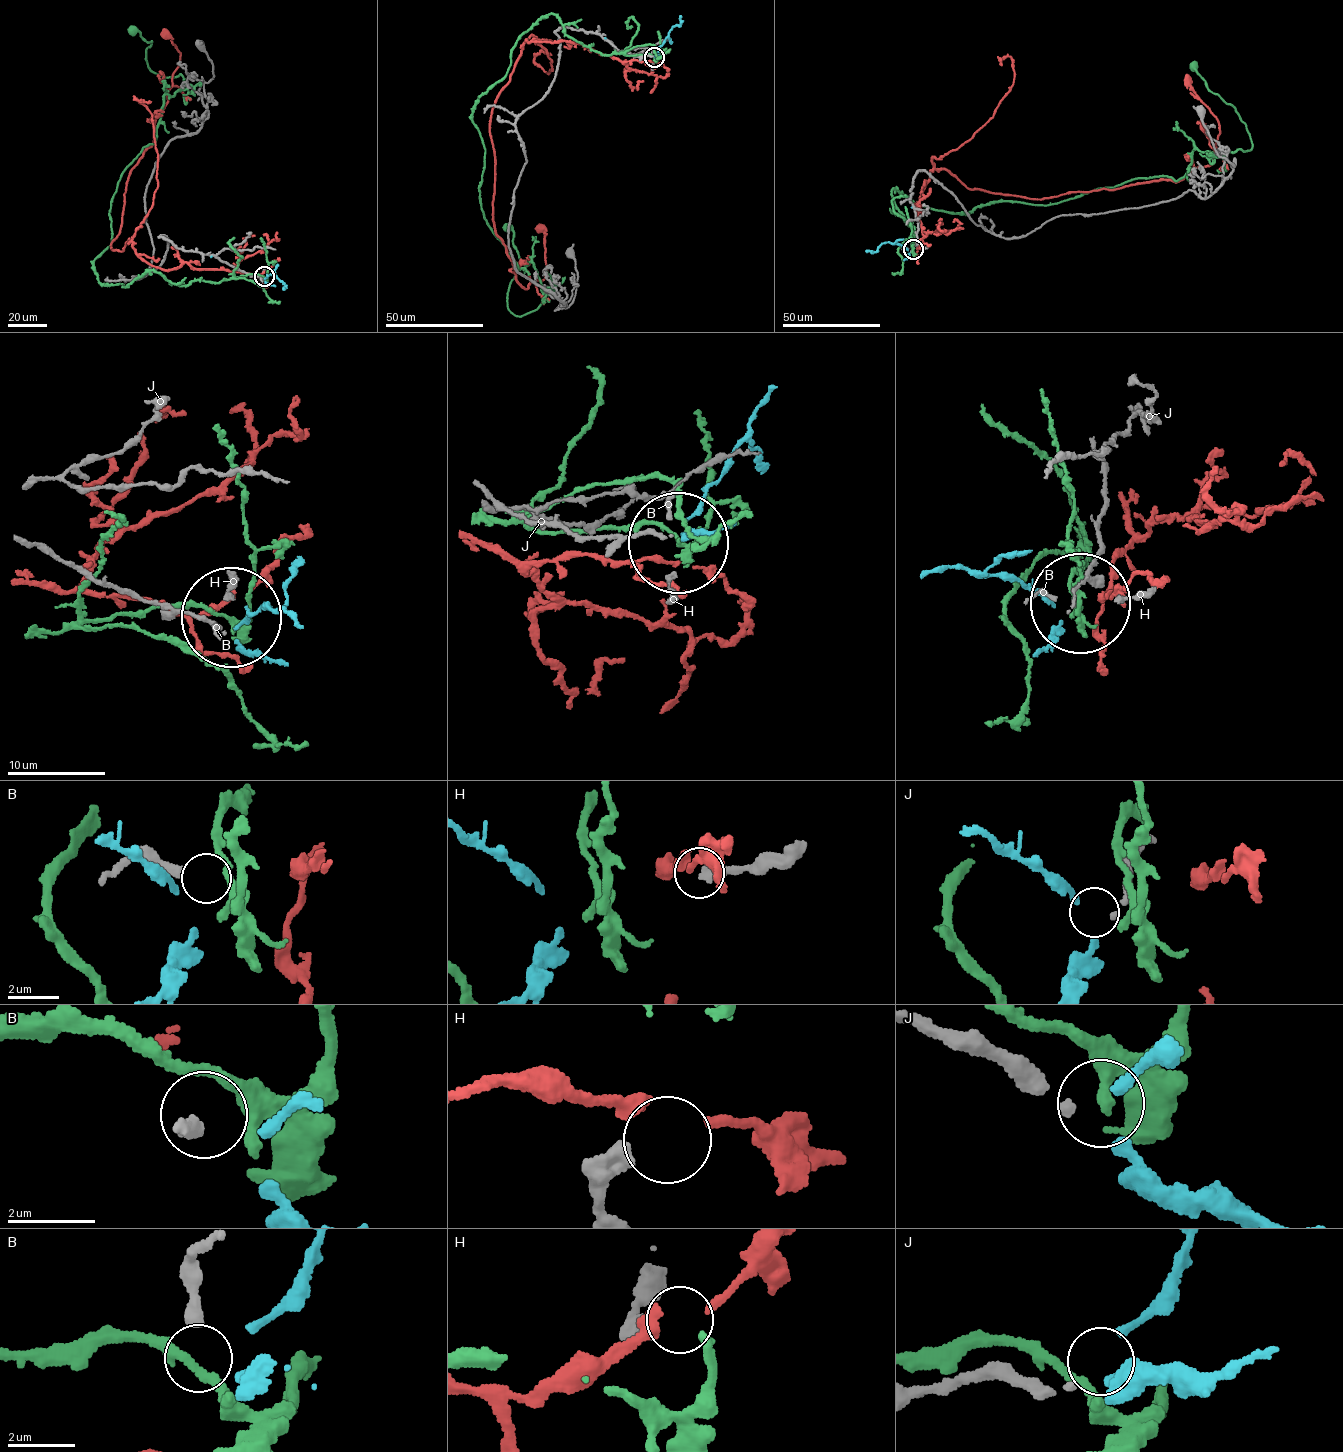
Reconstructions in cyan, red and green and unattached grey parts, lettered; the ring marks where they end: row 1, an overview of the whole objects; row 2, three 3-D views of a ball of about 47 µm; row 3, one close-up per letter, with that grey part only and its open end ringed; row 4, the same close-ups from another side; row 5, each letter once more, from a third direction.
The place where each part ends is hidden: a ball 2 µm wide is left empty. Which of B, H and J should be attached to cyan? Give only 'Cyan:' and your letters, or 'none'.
Cyan: J

